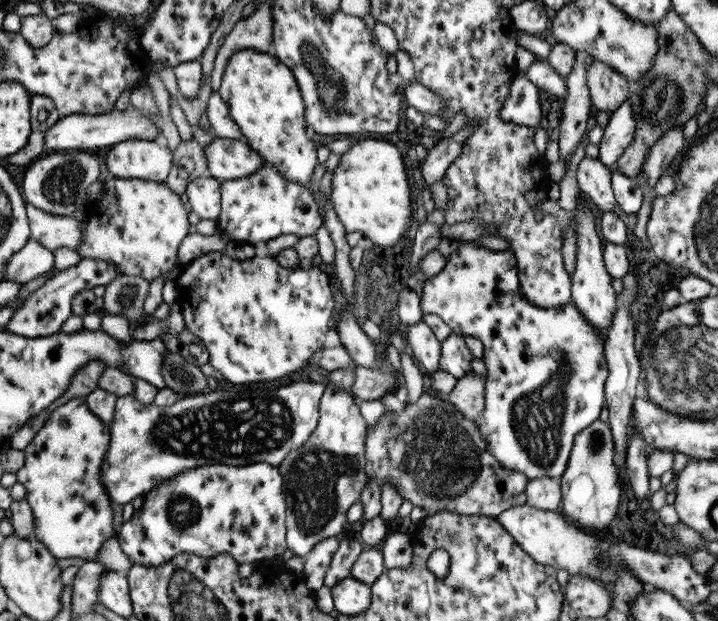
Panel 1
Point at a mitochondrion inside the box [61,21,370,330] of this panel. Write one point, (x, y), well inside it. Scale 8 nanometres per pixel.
(333, 99)

